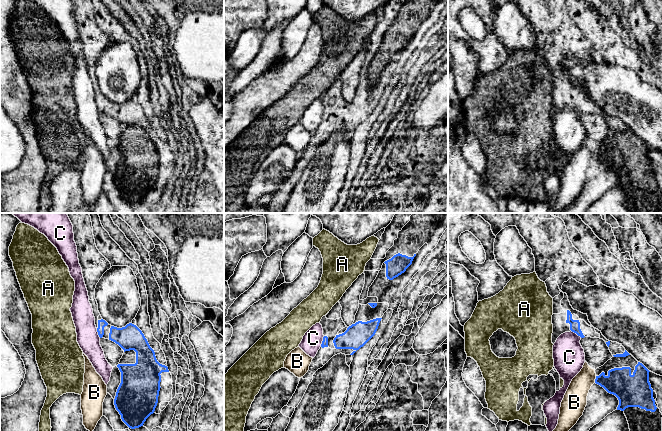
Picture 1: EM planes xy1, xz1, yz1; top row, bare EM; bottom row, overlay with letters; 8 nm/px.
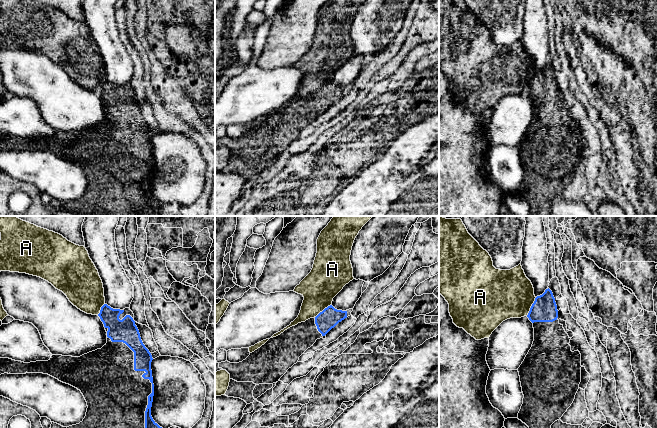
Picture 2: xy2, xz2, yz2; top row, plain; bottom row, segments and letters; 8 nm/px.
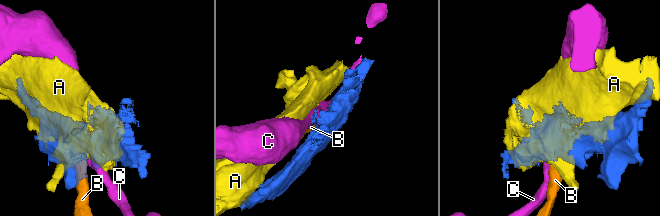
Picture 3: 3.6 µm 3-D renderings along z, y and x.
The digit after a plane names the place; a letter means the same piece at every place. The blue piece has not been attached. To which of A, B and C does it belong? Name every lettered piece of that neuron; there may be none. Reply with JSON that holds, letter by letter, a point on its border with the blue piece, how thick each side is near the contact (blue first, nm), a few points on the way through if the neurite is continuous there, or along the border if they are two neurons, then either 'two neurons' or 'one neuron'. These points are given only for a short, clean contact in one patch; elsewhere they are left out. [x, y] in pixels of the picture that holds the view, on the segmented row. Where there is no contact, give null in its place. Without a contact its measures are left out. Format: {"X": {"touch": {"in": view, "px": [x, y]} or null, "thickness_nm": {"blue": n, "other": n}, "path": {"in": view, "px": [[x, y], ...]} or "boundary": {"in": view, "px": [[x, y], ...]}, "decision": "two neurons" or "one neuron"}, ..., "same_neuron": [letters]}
{"A": {"touch": {"in": "yz2", "px": [531, 306]}, "thickness_nm": {"blue": 200, "other": 400}, "boundary": {"in": "yz2", "px": [[536, 297], [526, 315]]}, "decision": "two neurons"}, "B": {"touch": {"in": "yz1", "px": [595, 379]}, "thickness_nm": {"blue": 220, "other": 190}, "boundary": {"in": "yz1", "px": [[596, 376], [594, 382]]}, "decision": "two neurons"}, "C": {"touch": {"in": "xz1", "px": [322, 341]}, "thickness_nm": {"blue": 50, "other": 160}, "boundary": {"in": "xz1", "px": [[324, 336], [320, 346]]}, "decision": "two neurons"}, "same_neuron": []}

